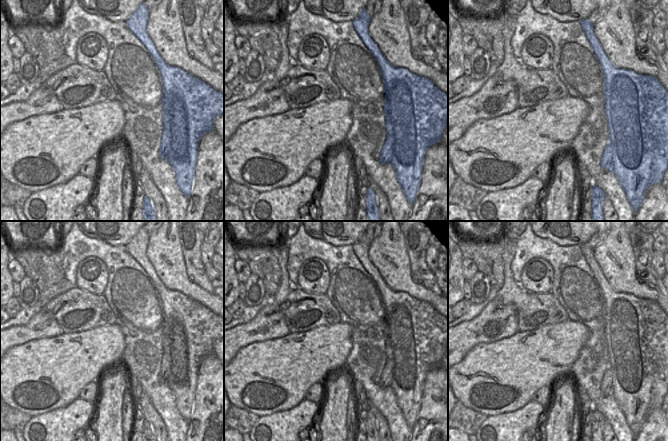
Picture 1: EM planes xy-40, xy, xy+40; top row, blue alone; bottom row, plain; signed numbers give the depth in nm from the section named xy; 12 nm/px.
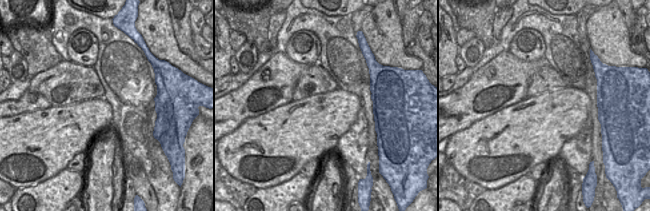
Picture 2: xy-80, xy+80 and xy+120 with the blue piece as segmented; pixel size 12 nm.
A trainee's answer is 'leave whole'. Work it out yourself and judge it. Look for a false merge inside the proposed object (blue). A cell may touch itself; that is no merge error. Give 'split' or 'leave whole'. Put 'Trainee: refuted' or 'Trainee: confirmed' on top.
Trainee: refuted
split

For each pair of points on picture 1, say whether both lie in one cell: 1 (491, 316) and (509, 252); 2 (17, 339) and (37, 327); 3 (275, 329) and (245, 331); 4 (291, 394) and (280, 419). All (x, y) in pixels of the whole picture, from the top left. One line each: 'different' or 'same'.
1: same
2: same
3: same
4: different

